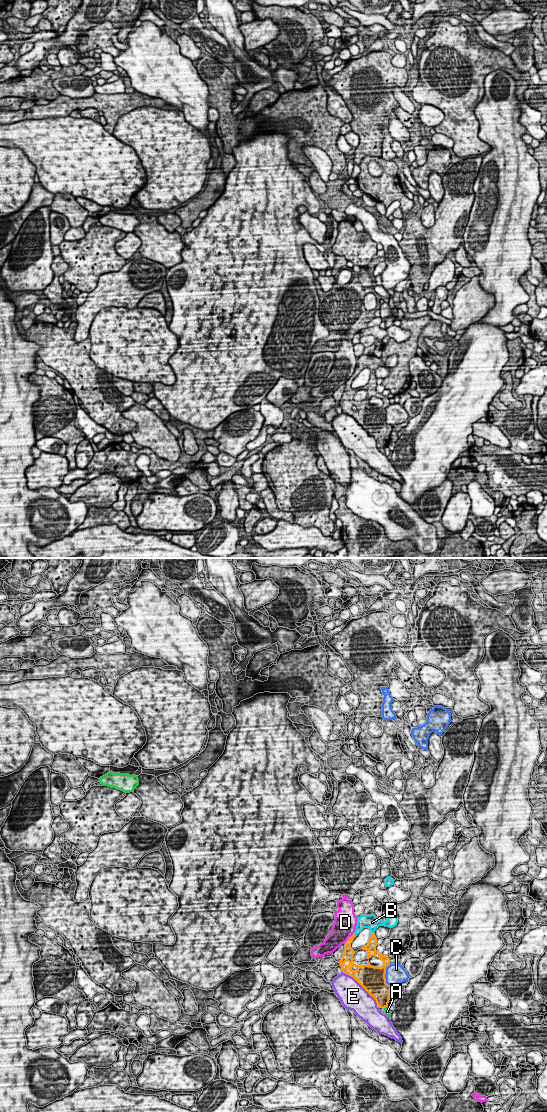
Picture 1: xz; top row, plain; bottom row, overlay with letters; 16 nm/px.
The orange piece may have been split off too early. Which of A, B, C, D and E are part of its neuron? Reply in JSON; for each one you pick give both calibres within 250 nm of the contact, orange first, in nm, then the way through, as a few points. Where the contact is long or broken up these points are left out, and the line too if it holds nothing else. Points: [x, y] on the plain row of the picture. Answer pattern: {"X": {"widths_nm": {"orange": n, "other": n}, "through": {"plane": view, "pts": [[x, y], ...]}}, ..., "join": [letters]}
{"B": {"widths_nm": {"orange": 120, "other": 190}, "through": {"plane": "xz", "pts": [[348, 389], [348, 382], [354, 375], [362, 362]]}}, "join": ["B"]}

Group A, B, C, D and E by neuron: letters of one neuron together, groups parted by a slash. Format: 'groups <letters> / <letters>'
groups A / B / C / D / E

